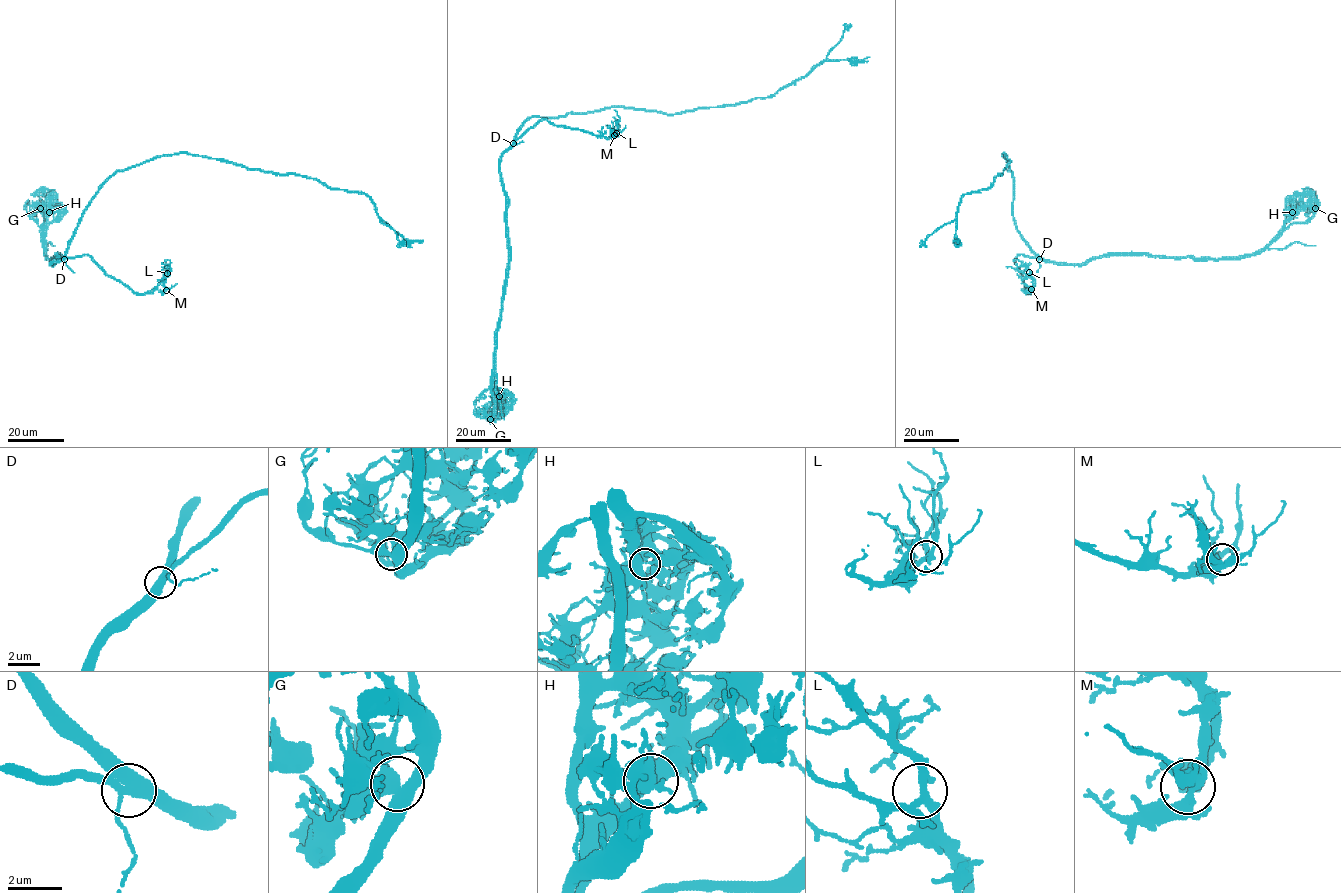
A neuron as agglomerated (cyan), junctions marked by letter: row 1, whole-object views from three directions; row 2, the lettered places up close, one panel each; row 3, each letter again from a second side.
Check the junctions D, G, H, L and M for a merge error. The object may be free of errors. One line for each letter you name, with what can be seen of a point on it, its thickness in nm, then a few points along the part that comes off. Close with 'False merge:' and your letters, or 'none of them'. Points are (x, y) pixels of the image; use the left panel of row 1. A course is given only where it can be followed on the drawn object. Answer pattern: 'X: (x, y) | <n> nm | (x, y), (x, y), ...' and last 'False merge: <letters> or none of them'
False merge: none of them

